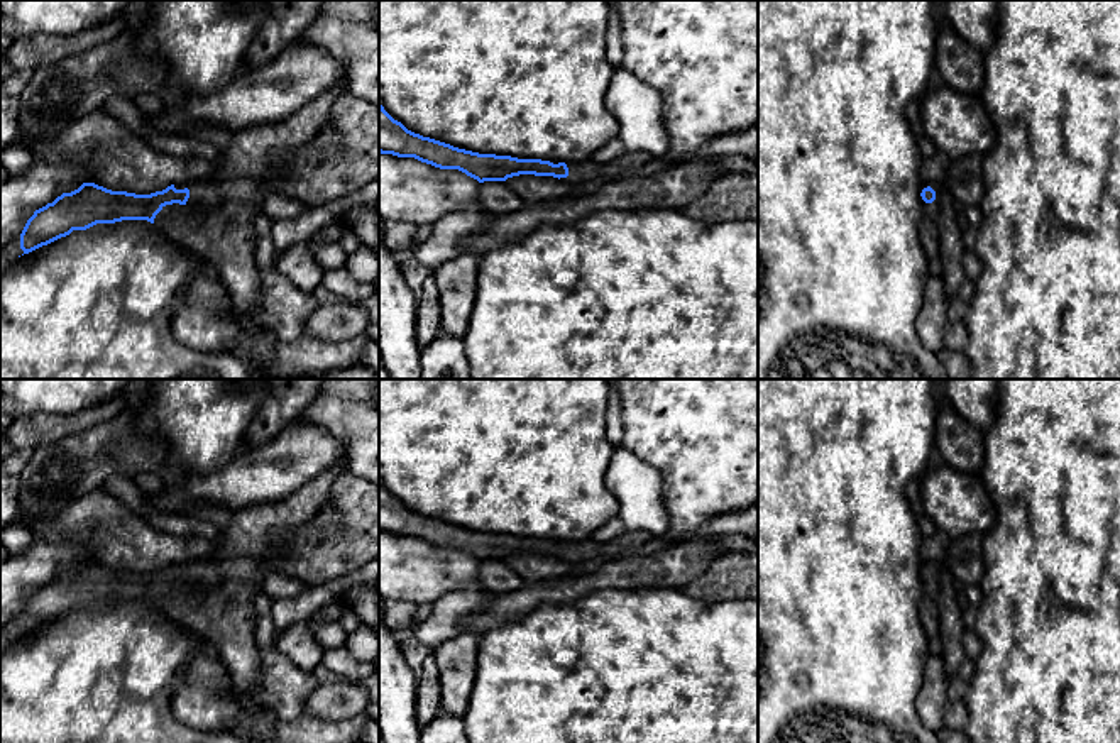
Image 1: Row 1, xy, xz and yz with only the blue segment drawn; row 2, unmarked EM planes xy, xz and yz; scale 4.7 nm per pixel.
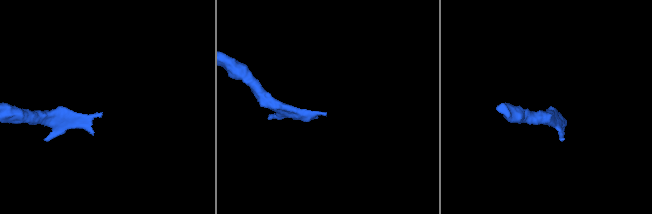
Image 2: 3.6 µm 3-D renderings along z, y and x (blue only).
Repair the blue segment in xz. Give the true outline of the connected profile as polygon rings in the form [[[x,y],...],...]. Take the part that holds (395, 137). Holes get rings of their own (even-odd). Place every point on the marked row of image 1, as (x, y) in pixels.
[[[379,102],[379,152],[398,157],[415,157],[440,169],[458,169],[484,181],[506,181],[519,174],[553,176],[575,186],[597,178],[614,178],[648,164],[653,156],[645,151],[624,152],[612,162],[558,162],[541,159],[518,159],[511,156],[479,154],[450,144],[423,137],[394,120]]]

